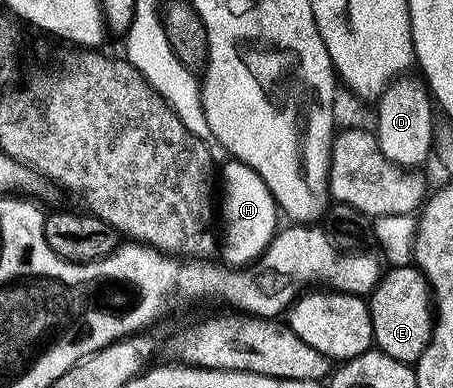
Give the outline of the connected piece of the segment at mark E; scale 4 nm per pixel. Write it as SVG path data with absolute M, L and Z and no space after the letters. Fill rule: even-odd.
M416 265L389 266L367 298L376 349L400 362L416 363L433 335L435 307L429 282Z

